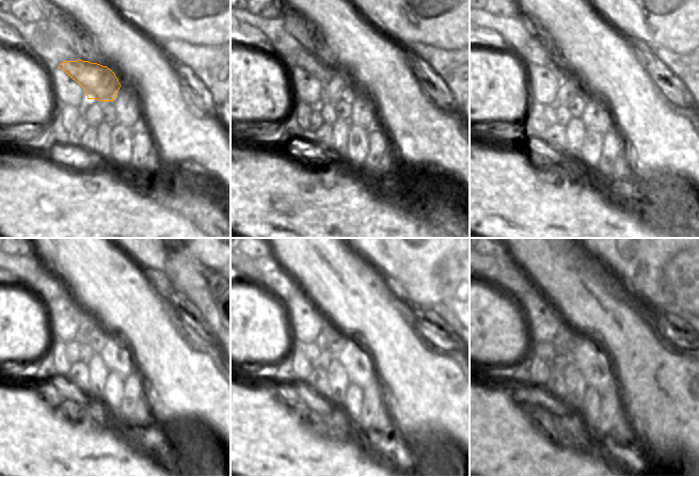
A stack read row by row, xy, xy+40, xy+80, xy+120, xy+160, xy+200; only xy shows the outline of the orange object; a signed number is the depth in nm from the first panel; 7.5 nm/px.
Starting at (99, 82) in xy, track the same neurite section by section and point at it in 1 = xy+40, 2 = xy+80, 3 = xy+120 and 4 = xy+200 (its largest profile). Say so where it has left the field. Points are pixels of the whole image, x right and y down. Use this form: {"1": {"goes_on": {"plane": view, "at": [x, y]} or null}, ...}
{"1": {"goes_on": {"plane": "xy+40", "at": [335, 86]}}, "2": {"goes_on": {"plane": "xy+80", "at": [535, 52]}}, "3": {"goes_on": {"plane": "xy+120", "at": [47, 287]}}, "4": {"goes_on": {"plane": "xy+200", "at": [511, 280]}}}

